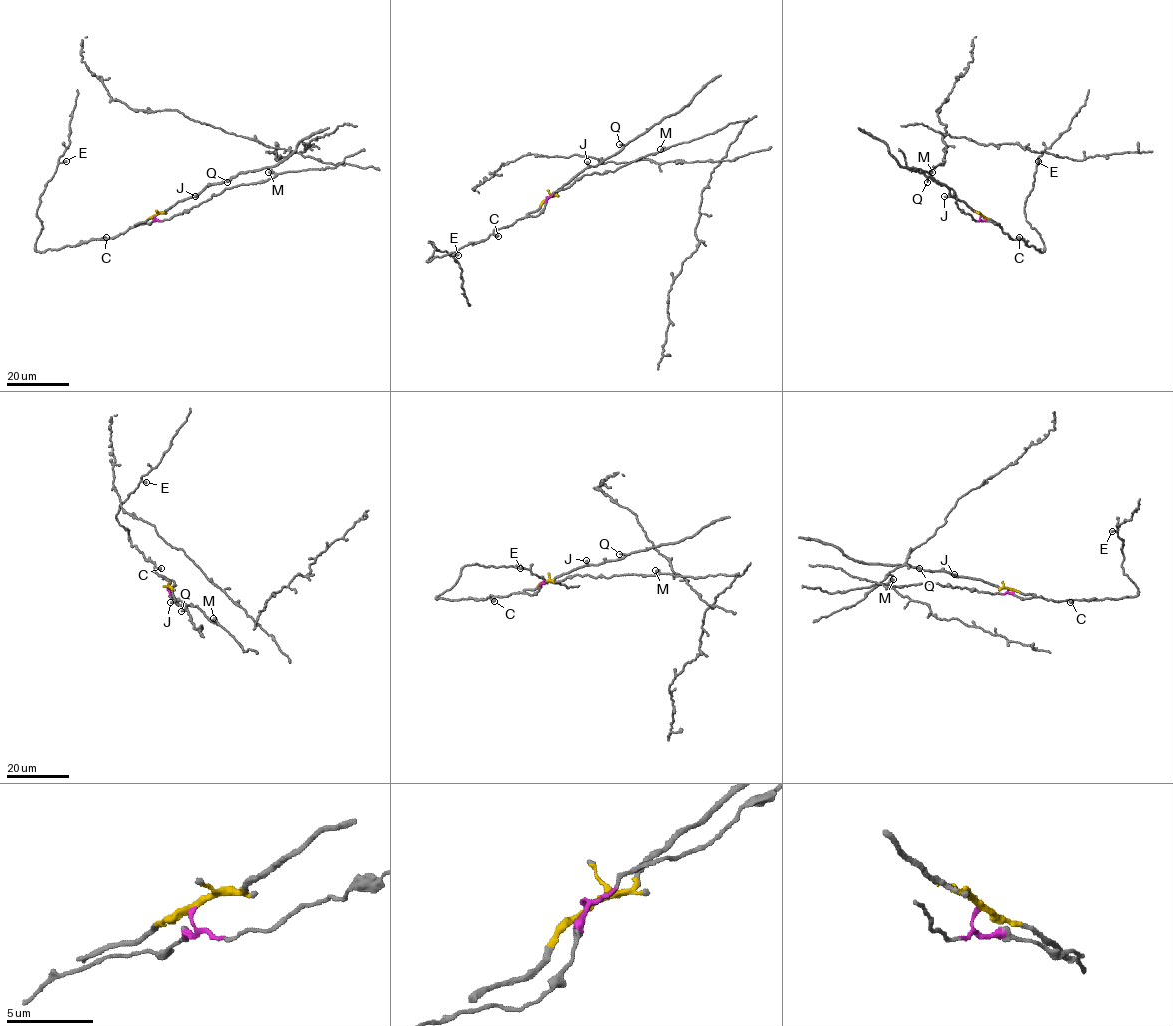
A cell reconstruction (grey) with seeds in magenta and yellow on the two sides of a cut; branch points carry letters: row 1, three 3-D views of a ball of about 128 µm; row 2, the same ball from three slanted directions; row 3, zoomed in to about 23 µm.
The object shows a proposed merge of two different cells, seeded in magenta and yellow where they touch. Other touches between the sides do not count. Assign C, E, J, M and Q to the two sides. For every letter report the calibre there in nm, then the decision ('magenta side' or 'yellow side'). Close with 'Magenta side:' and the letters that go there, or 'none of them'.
C: 550 nm thick; magenta side
E: 280 nm thick; magenta side
J: 240 nm thick; yellow side
M: 440 nm thick; magenta side
Q: 220 nm thick; yellow side
Magenta side: C, E, M

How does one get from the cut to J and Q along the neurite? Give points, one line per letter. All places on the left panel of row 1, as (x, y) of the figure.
J: (155, 215), (195, 196)
Q: (155, 215), (231, 177), (227, 182)

